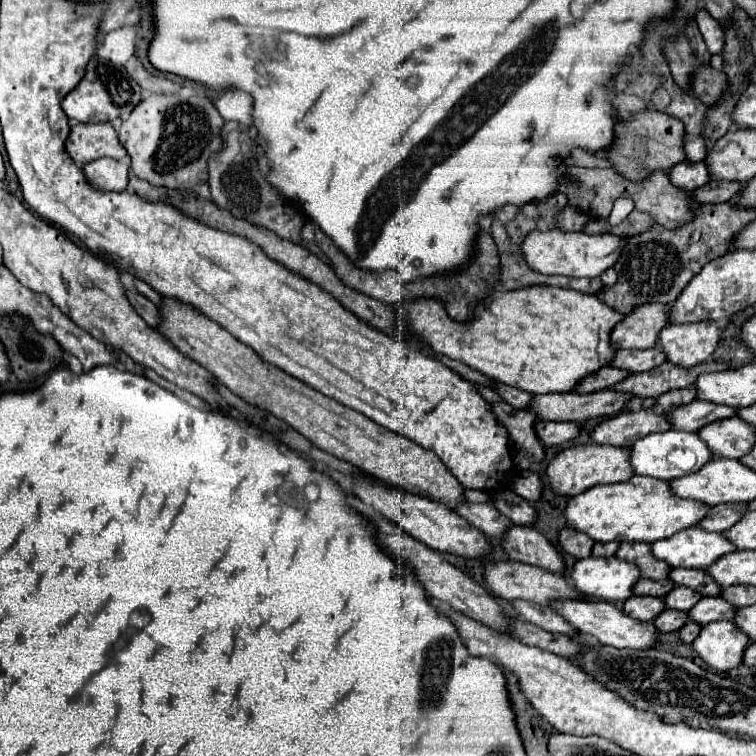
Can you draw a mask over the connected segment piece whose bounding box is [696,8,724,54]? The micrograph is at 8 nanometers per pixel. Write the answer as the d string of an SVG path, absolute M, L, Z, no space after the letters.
M698 8L696 12L696 22L698 22L698 28L704 36L704 42L708 46L708 50L712 54L718 54L722 50L722 28L720 24L710 16L710 12L706 8Z

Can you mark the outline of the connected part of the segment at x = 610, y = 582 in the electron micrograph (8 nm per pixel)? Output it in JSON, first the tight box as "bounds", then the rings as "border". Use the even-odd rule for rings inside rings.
{"bounds":[570,558,640,600],"border":[[[582,558],[576,560],[570,580],[582,594],[596,600],[626,600],[632,596],[632,586],[638,582],[640,572],[634,564],[610,558]]]}

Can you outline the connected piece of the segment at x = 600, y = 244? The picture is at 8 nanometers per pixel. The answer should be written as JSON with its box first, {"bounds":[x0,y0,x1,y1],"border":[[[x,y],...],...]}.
{"bounds":[520,230,624,276],"border":[[[534,230],[520,244],[522,256],[532,270],[542,274],[564,274],[564,276],[600,276],[610,268],[624,244],[624,238],[614,234],[588,236],[584,232],[562,232],[562,230]]]}

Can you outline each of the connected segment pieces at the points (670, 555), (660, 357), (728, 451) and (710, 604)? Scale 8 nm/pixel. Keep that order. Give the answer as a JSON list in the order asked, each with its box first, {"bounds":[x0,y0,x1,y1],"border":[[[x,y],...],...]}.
[{"bounds":[652,528,736,568],"border":[[[702,528],[680,530],[678,534],[652,542],[652,554],[672,568],[706,568],[722,554],[736,550],[724,534],[706,532]]]},{"bounds":[608,348,664,372],"border":[[[658,348],[650,350],[616,350],[612,362],[608,366],[628,370],[628,372],[644,372],[654,366],[660,366],[664,362],[664,354]]]},{"bounds":[698,418,754,458],"border":[[[738,418],[716,420],[698,430],[698,434],[710,446],[710,452],[722,458],[742,458],[754,444],[754,426]]]},{"bounds":[688,598,734,626],"border":[[[702,598],[690,612],[688,612],[688,618],[690,620],[696,620],[700,622],[700,626],[708,624],[708,622],[714,622],[714,620],[732,620],[732,614],[734,614],[734,606],[722,598]]]}]

